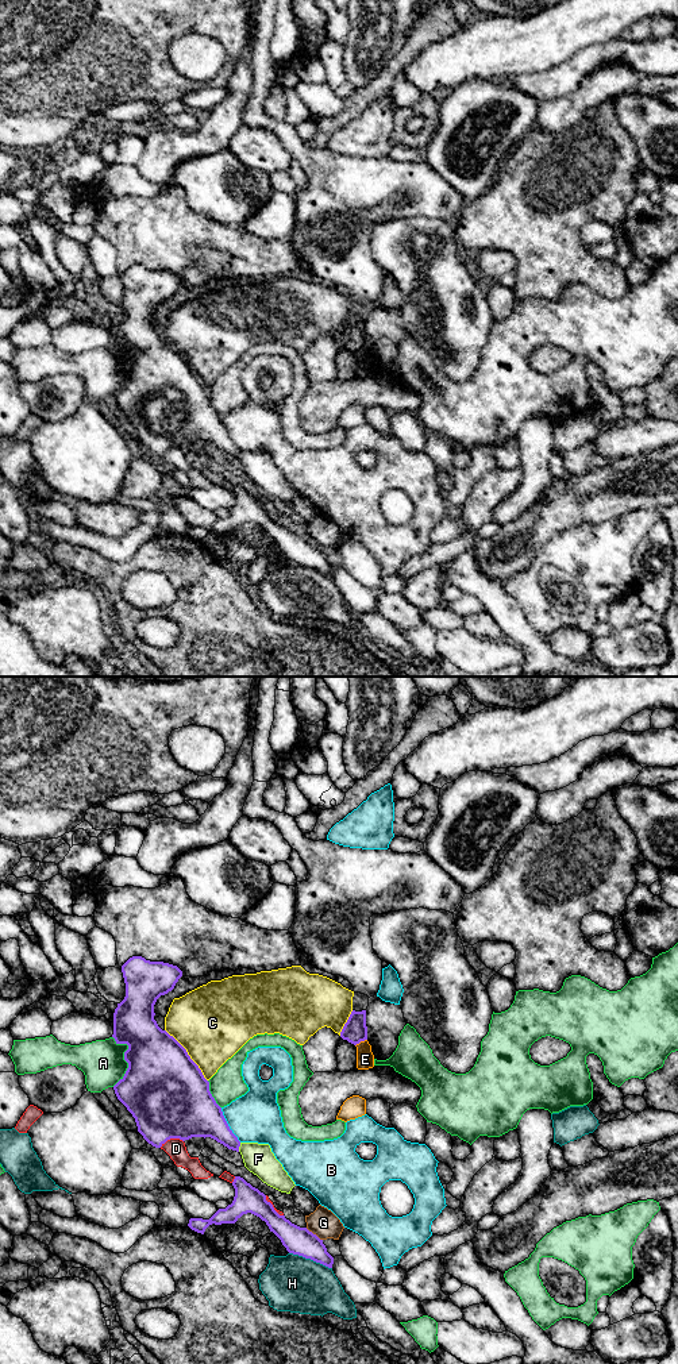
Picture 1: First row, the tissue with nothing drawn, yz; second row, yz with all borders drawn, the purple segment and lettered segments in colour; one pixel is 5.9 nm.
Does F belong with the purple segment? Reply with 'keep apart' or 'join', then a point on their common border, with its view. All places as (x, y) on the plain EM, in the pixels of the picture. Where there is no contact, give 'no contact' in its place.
keep apart | yz (239, 454)

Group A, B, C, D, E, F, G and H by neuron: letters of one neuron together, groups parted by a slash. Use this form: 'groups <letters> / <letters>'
groups A / B / C / D / E F / G / H

